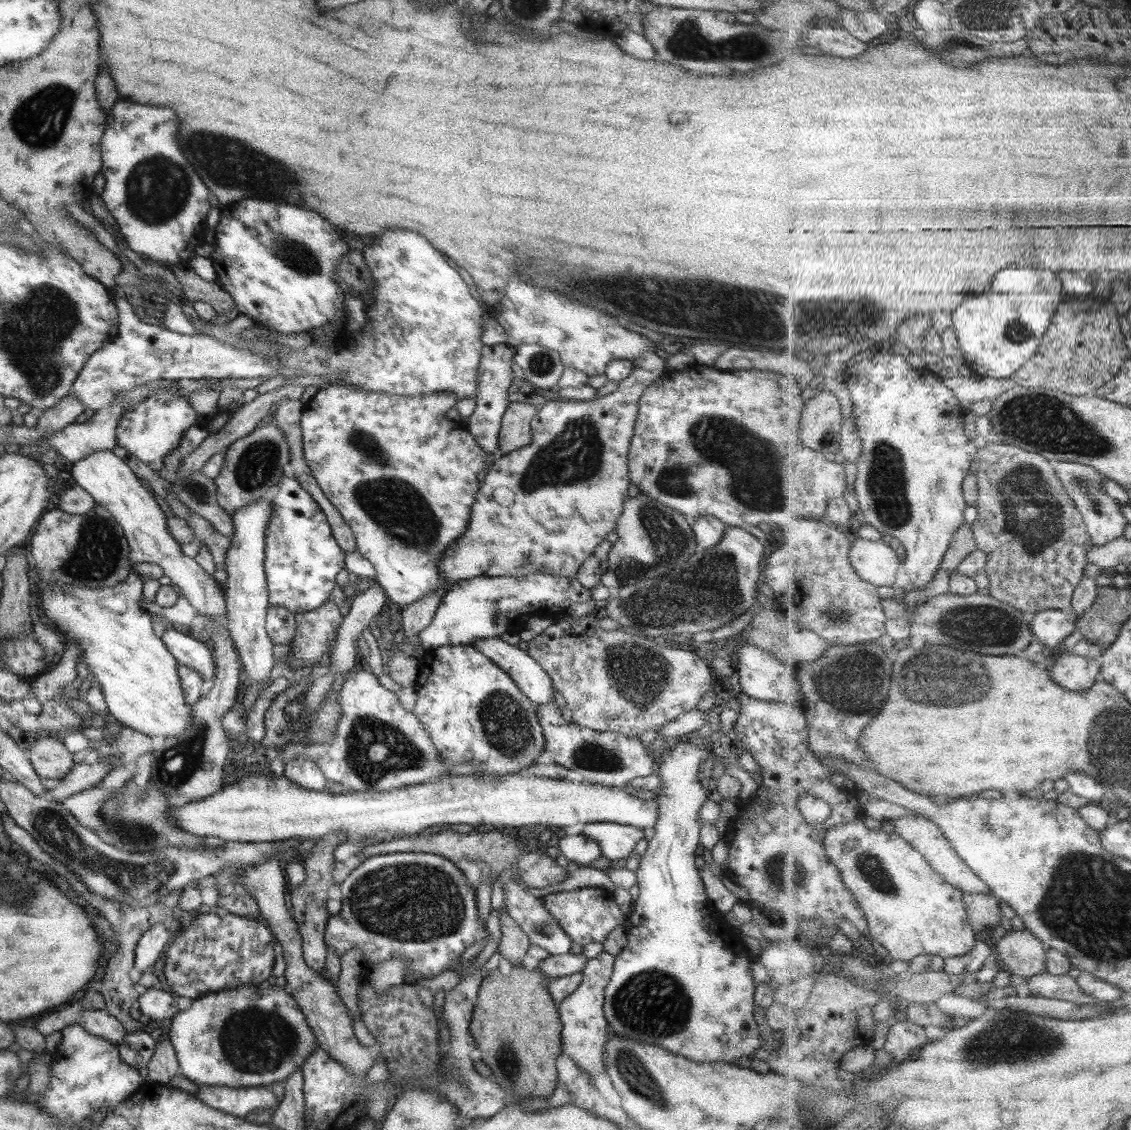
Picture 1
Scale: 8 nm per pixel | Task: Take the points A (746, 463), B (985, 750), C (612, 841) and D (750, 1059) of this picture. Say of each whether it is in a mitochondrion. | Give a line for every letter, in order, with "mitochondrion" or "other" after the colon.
A: mitochondrion
B: other
C: other
D: other

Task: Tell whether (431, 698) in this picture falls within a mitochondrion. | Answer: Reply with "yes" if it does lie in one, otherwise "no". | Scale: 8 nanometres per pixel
no

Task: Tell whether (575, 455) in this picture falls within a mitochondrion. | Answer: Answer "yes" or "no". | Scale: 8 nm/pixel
yes

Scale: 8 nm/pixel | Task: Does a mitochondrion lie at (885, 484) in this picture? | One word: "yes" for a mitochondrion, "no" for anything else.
yes

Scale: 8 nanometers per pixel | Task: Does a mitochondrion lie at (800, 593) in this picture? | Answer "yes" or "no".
yes

